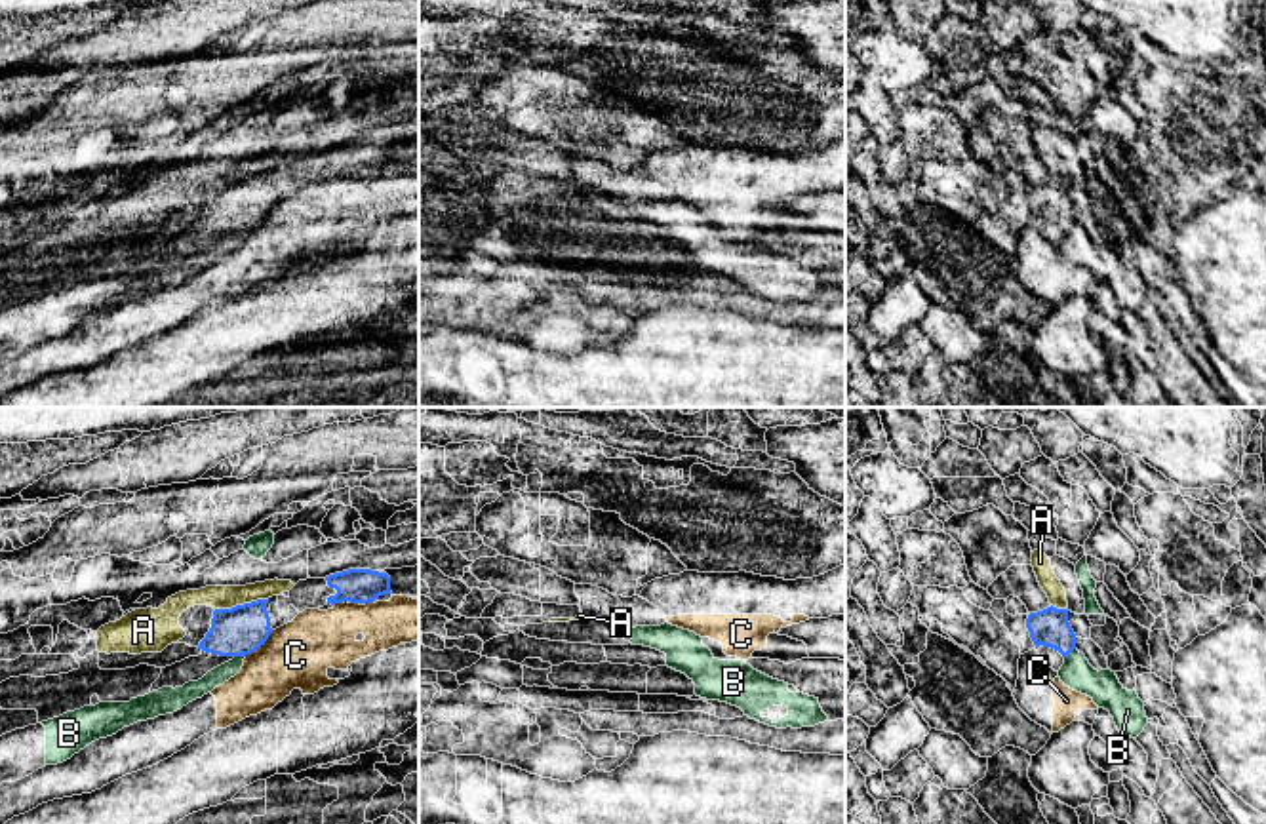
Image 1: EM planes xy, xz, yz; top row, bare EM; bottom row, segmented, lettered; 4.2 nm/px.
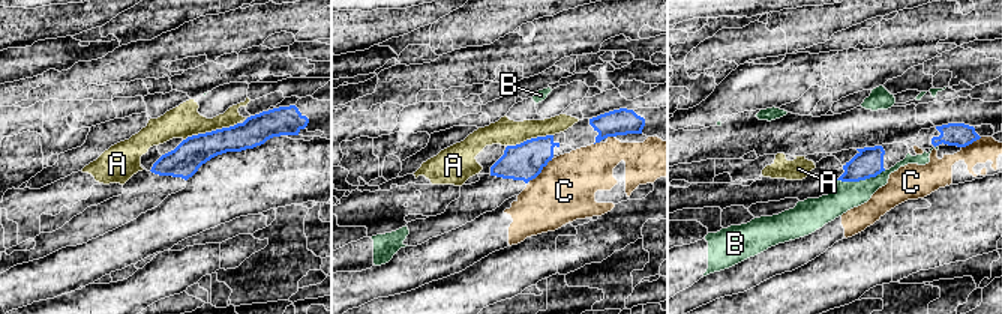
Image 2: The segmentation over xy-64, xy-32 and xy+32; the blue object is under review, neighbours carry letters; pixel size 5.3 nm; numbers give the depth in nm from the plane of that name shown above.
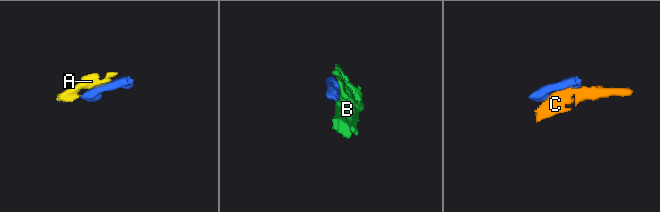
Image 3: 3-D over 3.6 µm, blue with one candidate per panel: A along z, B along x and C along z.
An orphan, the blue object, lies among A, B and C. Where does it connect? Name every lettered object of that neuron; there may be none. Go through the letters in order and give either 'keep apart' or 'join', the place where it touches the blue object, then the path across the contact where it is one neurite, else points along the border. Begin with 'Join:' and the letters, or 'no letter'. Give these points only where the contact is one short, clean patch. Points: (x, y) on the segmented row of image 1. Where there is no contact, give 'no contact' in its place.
Join: no letter
A: keep apart | xy (240, 606) | along xy (267, 598), (216, 609)
B: keep apart | xy (240, 655)
C: keep apart | xy (259, 646)

